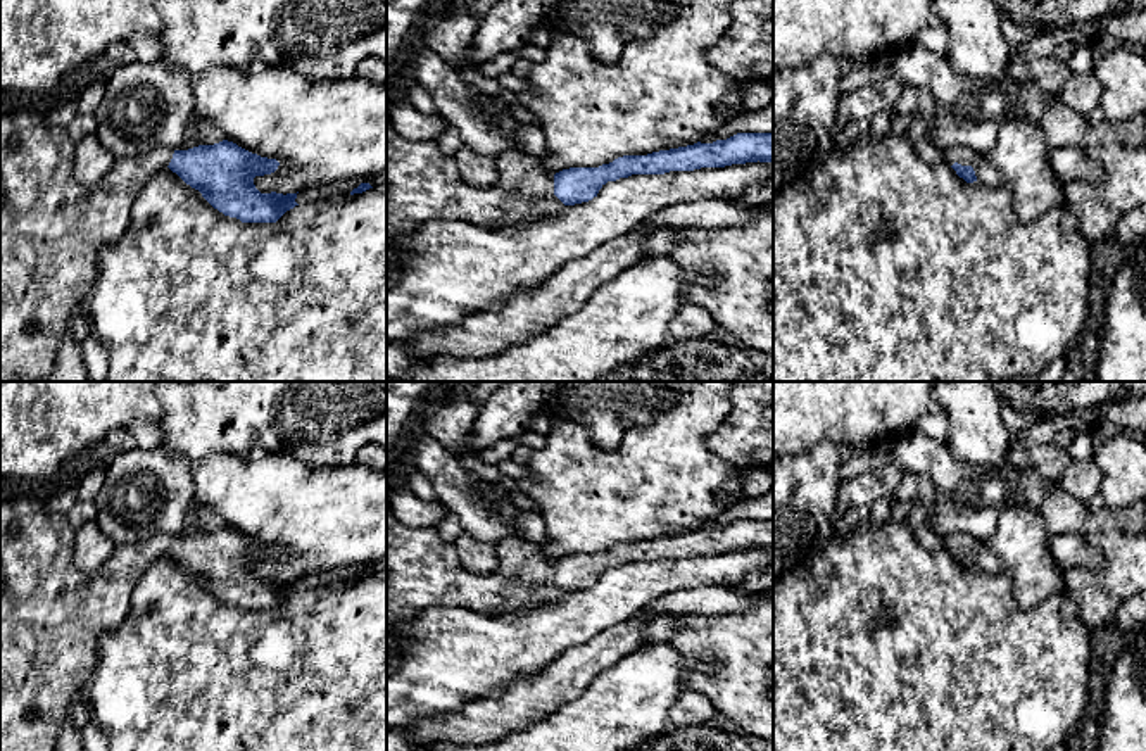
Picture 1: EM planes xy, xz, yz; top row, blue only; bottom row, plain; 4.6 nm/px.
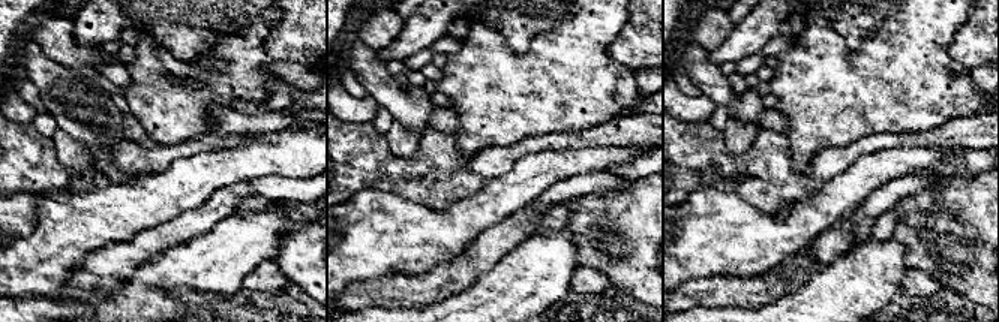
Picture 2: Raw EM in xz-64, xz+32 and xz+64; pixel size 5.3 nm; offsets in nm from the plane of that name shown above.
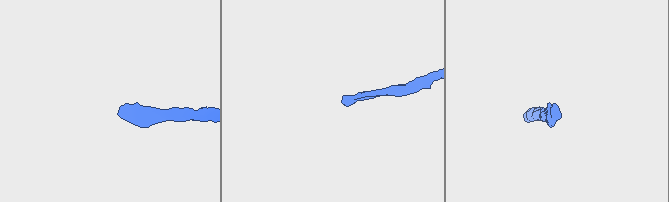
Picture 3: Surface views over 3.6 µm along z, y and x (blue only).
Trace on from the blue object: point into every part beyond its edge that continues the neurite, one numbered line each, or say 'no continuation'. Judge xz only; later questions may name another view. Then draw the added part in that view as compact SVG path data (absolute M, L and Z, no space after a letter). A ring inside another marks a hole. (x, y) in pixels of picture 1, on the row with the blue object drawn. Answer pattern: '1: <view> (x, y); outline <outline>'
1: xz (423, 183); outline M387 121L387 240L430 219L502 230L564 211L538 157L509 150L495 164L492 186L468 185L435 140L406 140Z

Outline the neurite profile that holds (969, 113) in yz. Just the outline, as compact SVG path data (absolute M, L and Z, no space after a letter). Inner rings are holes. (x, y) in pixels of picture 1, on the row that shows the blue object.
M913 43L894 54L894 74L906 88L927 88L934 97L934 119L927 136L941 150L965 147L985 155L996 143L999 128L1010 119L1034 124L1055 97L1032 79L1018 83L1008 74L984 81L954 71L948 57Z

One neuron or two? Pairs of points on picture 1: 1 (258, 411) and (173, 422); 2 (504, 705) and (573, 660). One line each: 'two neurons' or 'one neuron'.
1: one neuron
2: one neuron

